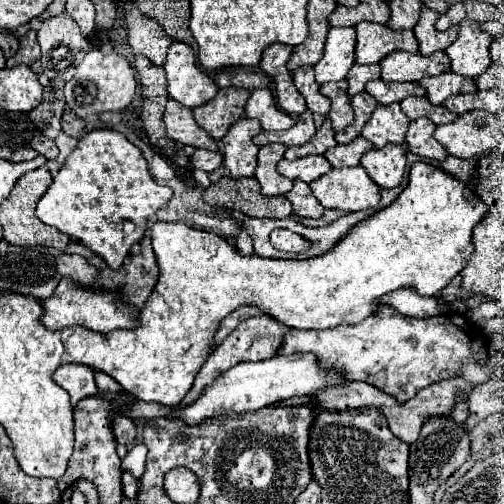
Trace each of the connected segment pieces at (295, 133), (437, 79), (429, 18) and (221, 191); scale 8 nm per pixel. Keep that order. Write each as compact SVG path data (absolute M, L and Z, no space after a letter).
M306 110L304 114L300 114L300 118L296 120L296 124L290 130L284 130L284 132L260 132L258 136L254 136L254 144L264 146L264 144L280 142L284 146L302 146L314 136L314 132L316 132L314 120L310 116L310 110Z
M444 72L444 74L438 74L438 76L422 78L418 84L426 88L426 92L428 92L426 98L432 104L436 104L436 106L442 104L448 96L464 94L464 92L474 92L476 90L476 84L474 84L472 78L458 76L454 72Z
M422 8L422 16L418 20L418 24L414 26L414 36L418 40L418 46L420 46L420 54L426 56L426 54L432 54L436 50L446 50L458 36L458 24L444 30L444 32L438 32L434 28L438 20L438 14L430 12L430 8Z
M220 178L204 190L202 200L212 208L240 210L244 216L254 218L288 218L292 204L284 196L262 196L258 180L252 178Z

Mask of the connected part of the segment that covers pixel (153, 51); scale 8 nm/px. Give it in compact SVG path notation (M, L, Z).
M134 8L126 14L126 26L128 34L132 36L134 54L142 54L152 64L162 66L166 60L168 46L172 44L172 38L160 28L160 24Z

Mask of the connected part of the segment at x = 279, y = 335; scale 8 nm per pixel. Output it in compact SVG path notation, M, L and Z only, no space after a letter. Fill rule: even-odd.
M262 314L262 316L252 316L252 318L244 320L244 322L240 322L238 328L232 330L232 332L224 338L224 342L212 350L210 358L206 360L206 364L204 364L202 370L198 372L192 390L186 394L184 402L178 404L178 406L174 406L174 408L186 406L188 402L192 404L194 400L198 400L198 396L202 394L202 390L206 388L206 384L214 382L214 378L220 376L222 372L226 372L228 368L232 368L232 366L236 366L236 364L240 364L240 362L260 362L260 360L268 360L270 356L276 356L276 348L282 344L282 338L284 338L286 332L288 332L288 328L284 328L284 324L278 324L278 320L274 320L272 316L266 316L266 314Z

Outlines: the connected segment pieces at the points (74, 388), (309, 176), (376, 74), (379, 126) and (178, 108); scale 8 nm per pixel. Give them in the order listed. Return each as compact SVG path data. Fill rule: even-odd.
M62 364L52 374L52 378L58 386L62 386L70 394L72 406L76 406L82 398L94 396L98 392L92 368L86 368L82 364Z
M304 156L298 160L286 160L282 158L278 162L278 172L290 180L304 180L304 182L312 182L316 178L320 178L322 174L326 174L328 170L332 170L330 162L324 156Z
M354 64L348 74L346 74L346 80L348 80L348 96L356 96L358 92L364 90L366 82L370 80L376 80L380 78L380 66L378 64L372 64L372 66L358 66Z
M400 104L378 106L366 126L362 128L362 136L374 144L374 148L382 148L386 144L404 144L404 134L410 120L402 112Z
M168 100L166 110L164 110L164 126L166 134L182 144L194 146L194 148L206 148L206 150L218 150L218 144L206 134L194 120L192 110L178 104L176 100Z

